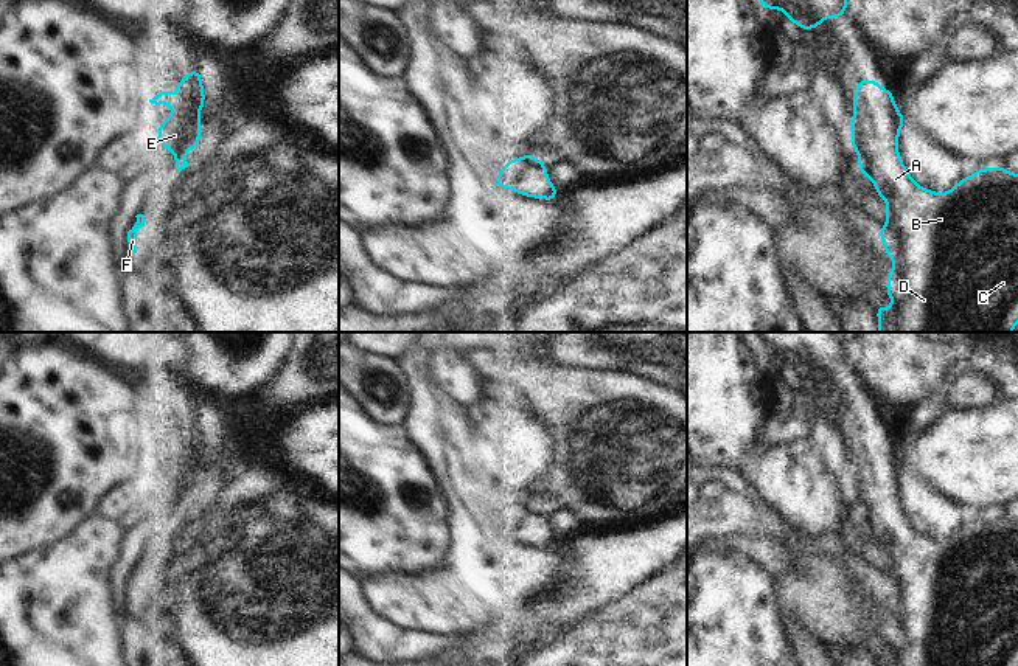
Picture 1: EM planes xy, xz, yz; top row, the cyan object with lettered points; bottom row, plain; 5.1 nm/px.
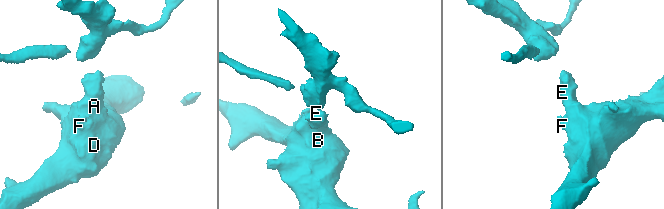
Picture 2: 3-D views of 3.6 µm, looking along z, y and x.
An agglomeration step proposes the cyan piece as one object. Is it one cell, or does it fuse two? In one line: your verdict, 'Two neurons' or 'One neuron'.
One neuron

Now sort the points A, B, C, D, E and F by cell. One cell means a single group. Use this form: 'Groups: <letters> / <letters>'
Groups: A B C D E F

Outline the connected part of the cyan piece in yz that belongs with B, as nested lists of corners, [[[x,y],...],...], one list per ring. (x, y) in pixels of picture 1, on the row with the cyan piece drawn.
[[[861,79],[852,102],[850,143],[858,155],[858,172],[873,183],[877,196],[886,202],[886,224],[877,233],[895,264],[886,279],[892,304],[875,306],[878,332],[1012,332],[1018,324],[1018,174],[999,165],[979,168],[945,193],[923,188],[906,169],[897,147],[906,121],[894,93],[875,79]]]

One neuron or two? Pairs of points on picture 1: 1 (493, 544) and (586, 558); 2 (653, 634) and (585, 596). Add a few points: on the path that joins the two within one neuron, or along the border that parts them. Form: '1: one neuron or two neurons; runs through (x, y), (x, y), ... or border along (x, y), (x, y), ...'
1: two neurons; border along (566, 558), (563, 579), (550, 592)
2: two neurons; border along (636, 589), (600, 607), (574, 627)

